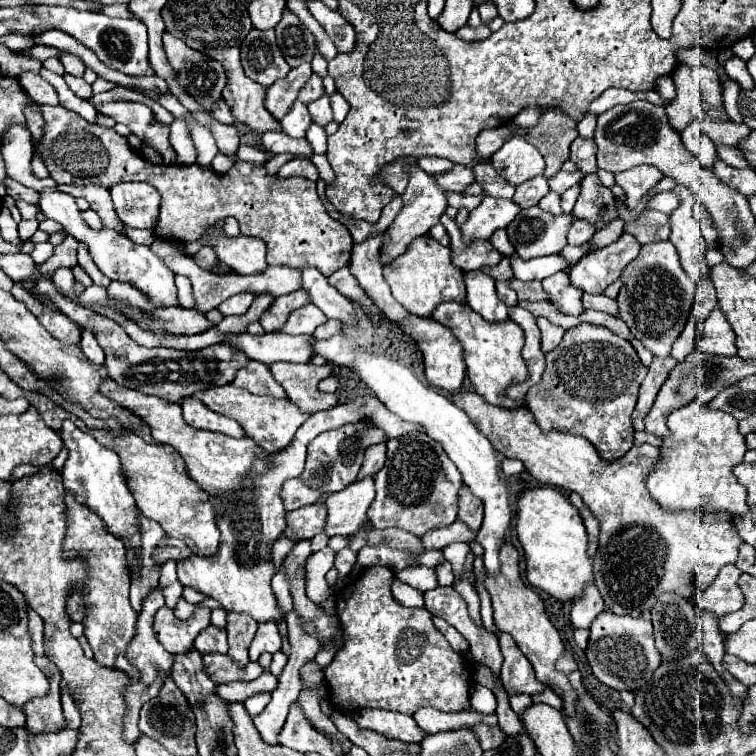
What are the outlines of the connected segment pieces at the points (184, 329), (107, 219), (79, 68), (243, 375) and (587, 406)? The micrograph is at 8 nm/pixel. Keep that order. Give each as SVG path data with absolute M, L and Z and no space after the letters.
M166 307L166 309L152 311L152 315L160 321L166 321L164 327L154 325L152 329L166 329L172 335L196 335L196 333L204 333L206 329L212 327L212 323L196 309Z
M57 185L57 189L64 193L70 193L74 197L84 197L90 203L90 209L94 209L102 217L104 227L110 227L110 229L124 233L122 223L116 217L112 199L108 197L110 191L106 187L98 187L98 185Z
M62 53L62 55L60 55L60 61L62 61L62 65L64 65L66 73L70 73L70 75L82 77L82 75L84 75L84 71L86 71L84 63L82 63L78 57L70 55L70 53Z
M248 361L244 369L240 369L232 381L232 385L242 387L250 393L264 393L272 397L286 397L286 391L274 381L268 365L260 361Z
M590 323L578 325L568 329L562 343L546 355L542 381L530 389L530 395L526 395L526 407L530 409L542 431L564 429L574 435L582 435L596 447L602 459L614 461L634 445L632 411L636 407L638 387L644 377L646 367L640 363L634 347L626 339L614 335L606 327L594 327Z

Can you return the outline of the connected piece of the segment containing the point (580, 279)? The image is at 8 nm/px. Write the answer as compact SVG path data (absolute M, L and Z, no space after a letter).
M618 203L618 213L620 213L620 217L624 219L624 231L622 231L620 239L618 239L616 243L610 243L610 245L604 247L604 249L598 249L598 251L594 251L594 253L582 257L582 259L580 259L578 263L574 263L572 269L570 269L570 283L572 283L574 287L582 289L584 293L594 293L594 295L596 295L596 293L604 293L604 289L606 289L612 281L616 281L616 279L622 275L624 267L626 267L632 259L636 259L638 253L640 253L640 243L636 241L636 237L632 237L632 233L630 233L626 227L628 227L632 221L640 219L642 213L630 211L628 207L624 207L624 205L620 205L620 203Z

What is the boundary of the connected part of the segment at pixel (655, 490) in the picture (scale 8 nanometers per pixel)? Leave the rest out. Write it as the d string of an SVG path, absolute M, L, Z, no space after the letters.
M696 399L690 405L672 411L672 415L668 417L668 429L670 429L670 437L662 439L660 459L646 479L646 487L654 497L654 501L660 503L660 507L668 509L670 513L688 509L688 511L704 511L704 513L720 511L720 513L730 513L732 517L744 515L748 511L746 489L736 481L732 473L734 467L742 463L742 457L746 453L744 437L738 431L738 421L724 411L708 411L706 405Z

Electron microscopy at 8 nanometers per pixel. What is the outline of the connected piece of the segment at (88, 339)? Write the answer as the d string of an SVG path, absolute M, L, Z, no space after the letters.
M84 329L84 331L82 331L80 347L82 347L84 355L86 355L92 363L96 363L96 365L102 365L102 363L104 363L104 351L98 347L96 337L94 337L94 333L92 333L92 331L88 331L88 329Z

